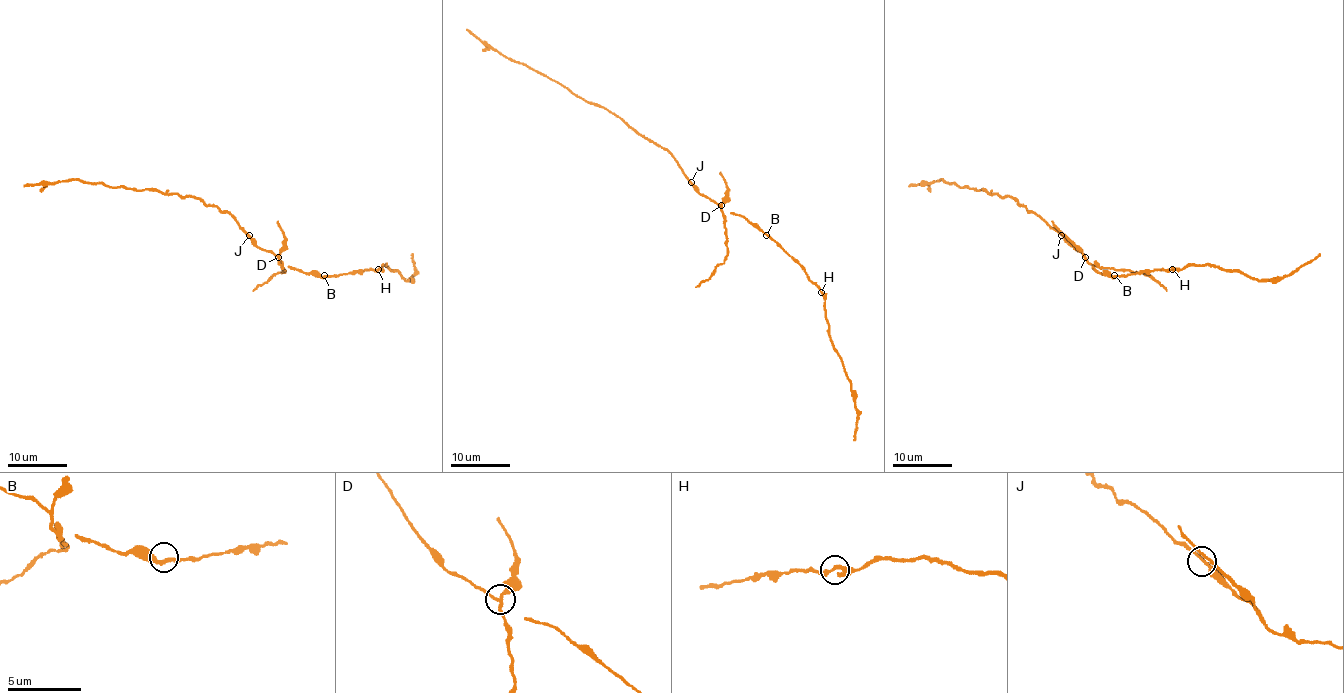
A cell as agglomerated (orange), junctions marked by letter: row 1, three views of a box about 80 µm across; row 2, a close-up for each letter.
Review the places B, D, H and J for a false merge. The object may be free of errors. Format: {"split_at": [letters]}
{"split_at": ["D"]}

